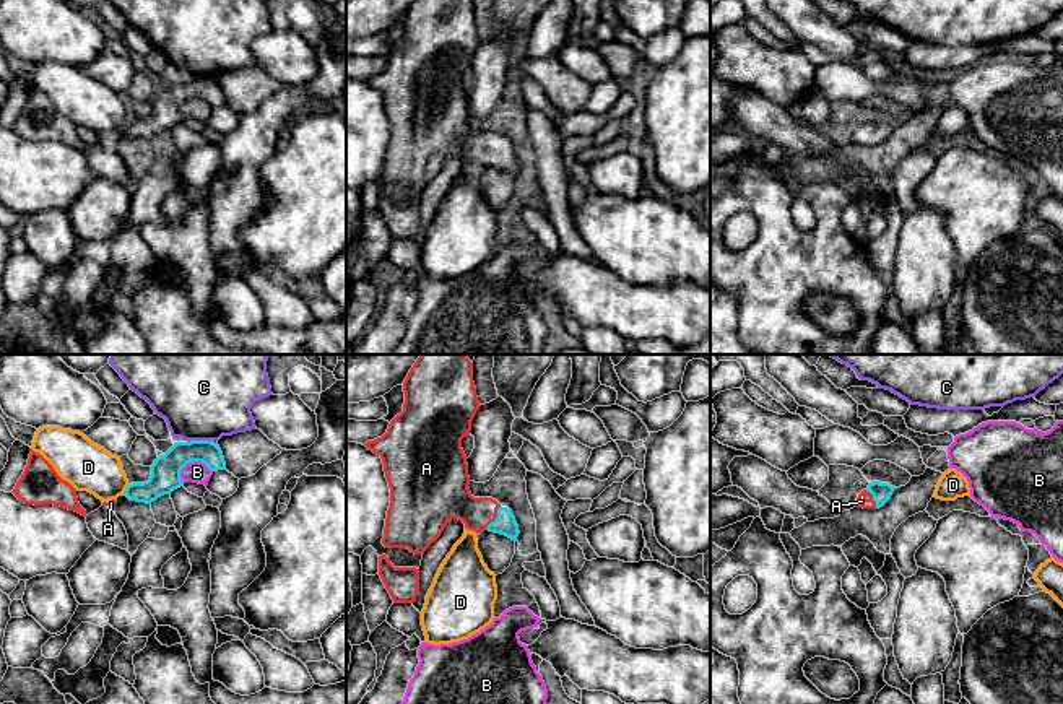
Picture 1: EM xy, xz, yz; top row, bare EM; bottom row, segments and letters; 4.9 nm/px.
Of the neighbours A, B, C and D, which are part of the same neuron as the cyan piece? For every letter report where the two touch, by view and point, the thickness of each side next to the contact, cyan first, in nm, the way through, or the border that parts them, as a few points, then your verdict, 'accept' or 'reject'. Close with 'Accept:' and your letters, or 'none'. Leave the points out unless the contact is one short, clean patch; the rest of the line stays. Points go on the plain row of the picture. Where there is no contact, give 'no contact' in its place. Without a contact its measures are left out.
A: meets cyan in yz at (873, 134); 100 nm thick on the cyan side, 60 nm on the other; runs through yz (881, 129), (873, 134), (862, 137); accept
B: meets cyan in xy at (192, 96); 150 nm thick on the cyan side, 110 nm on the other; border along xy (212, 108), (200, 98), (189, 98), (179, 112); reject
C: meets cyan in xy at (199, 77); 150 nm thick on the cyan side, 380 nm on the other; border along xy (210, 75), (190, 75), (187, 78); reject
D: meets cyan in xy at (125, 126); 150 nm thick on the cyan side, 240 nm on the other; reject
Accept: A

